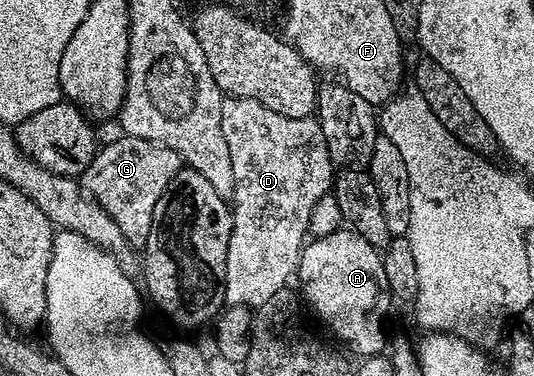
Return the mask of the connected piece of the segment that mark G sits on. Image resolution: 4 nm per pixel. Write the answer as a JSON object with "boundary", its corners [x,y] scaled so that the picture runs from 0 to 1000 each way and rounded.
{"boundary":[[[225,362],[219,378],[182,407],[180,423],[154,465],[154,495],[170,524],[187,540],[232,620],[242,657],[268,660],[277,649],[281,606],[288,585],[288,553],[311,511],[318,479],[341,447],[333,404],[281,372]]]}

